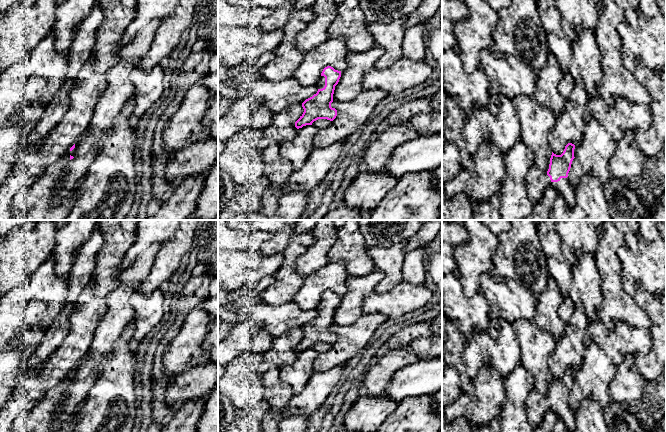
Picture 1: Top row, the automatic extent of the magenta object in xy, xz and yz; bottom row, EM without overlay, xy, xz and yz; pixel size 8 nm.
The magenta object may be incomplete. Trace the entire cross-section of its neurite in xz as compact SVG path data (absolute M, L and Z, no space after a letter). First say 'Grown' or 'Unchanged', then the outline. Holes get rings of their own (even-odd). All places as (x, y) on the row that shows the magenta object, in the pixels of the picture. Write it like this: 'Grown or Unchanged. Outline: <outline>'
Grown. Outline: M331 66L323 69L318 82L315 84L318 91L312 97L302 103L303 114L295 122L297 129L312 123L318 119L333 121L337 116L337 110L331 107L335 86L341 77L341 71Z

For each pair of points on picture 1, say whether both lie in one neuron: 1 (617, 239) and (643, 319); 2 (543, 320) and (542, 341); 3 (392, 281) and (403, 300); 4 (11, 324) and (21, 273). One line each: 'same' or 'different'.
1: same
2: different
3: different
4: different

